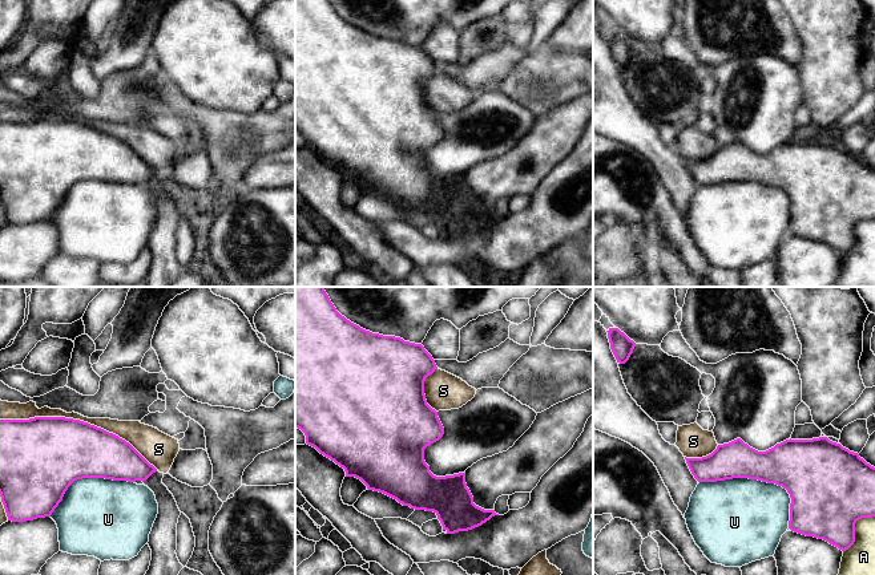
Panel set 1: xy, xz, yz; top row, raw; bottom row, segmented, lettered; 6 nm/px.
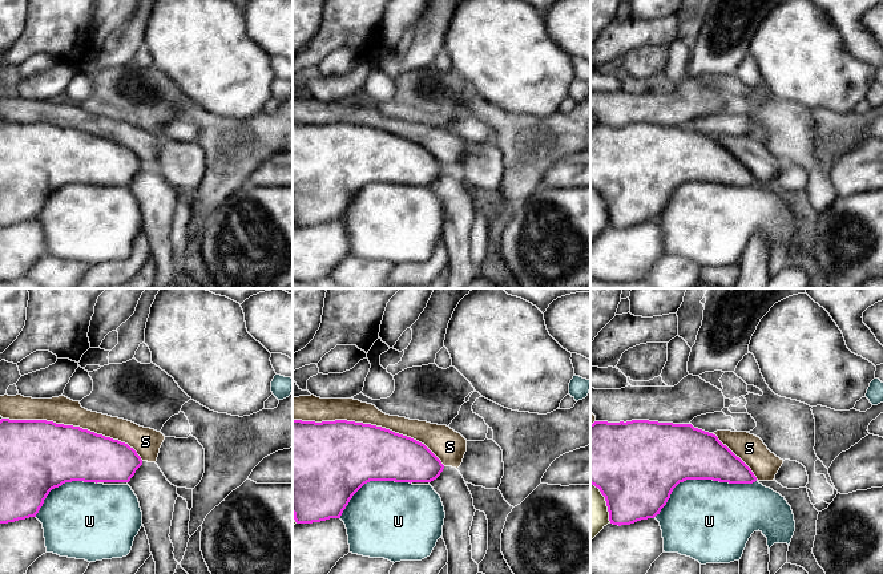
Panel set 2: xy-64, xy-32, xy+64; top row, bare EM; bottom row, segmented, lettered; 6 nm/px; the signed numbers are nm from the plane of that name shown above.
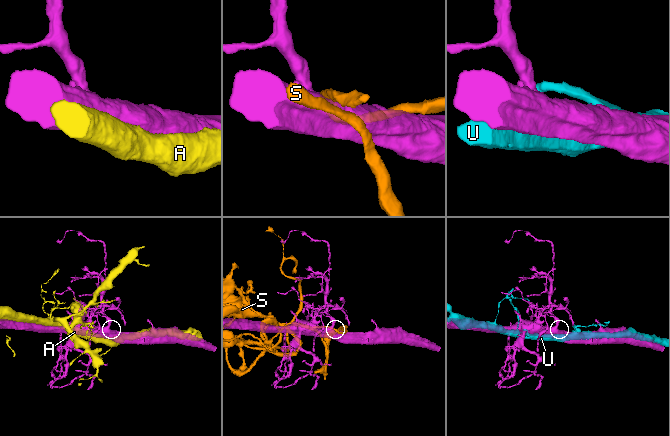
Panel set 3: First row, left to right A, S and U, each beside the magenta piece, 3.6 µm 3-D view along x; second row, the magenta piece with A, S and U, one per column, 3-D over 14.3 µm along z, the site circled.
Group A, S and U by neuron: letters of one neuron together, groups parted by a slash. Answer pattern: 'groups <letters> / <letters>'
groups A / S / U

